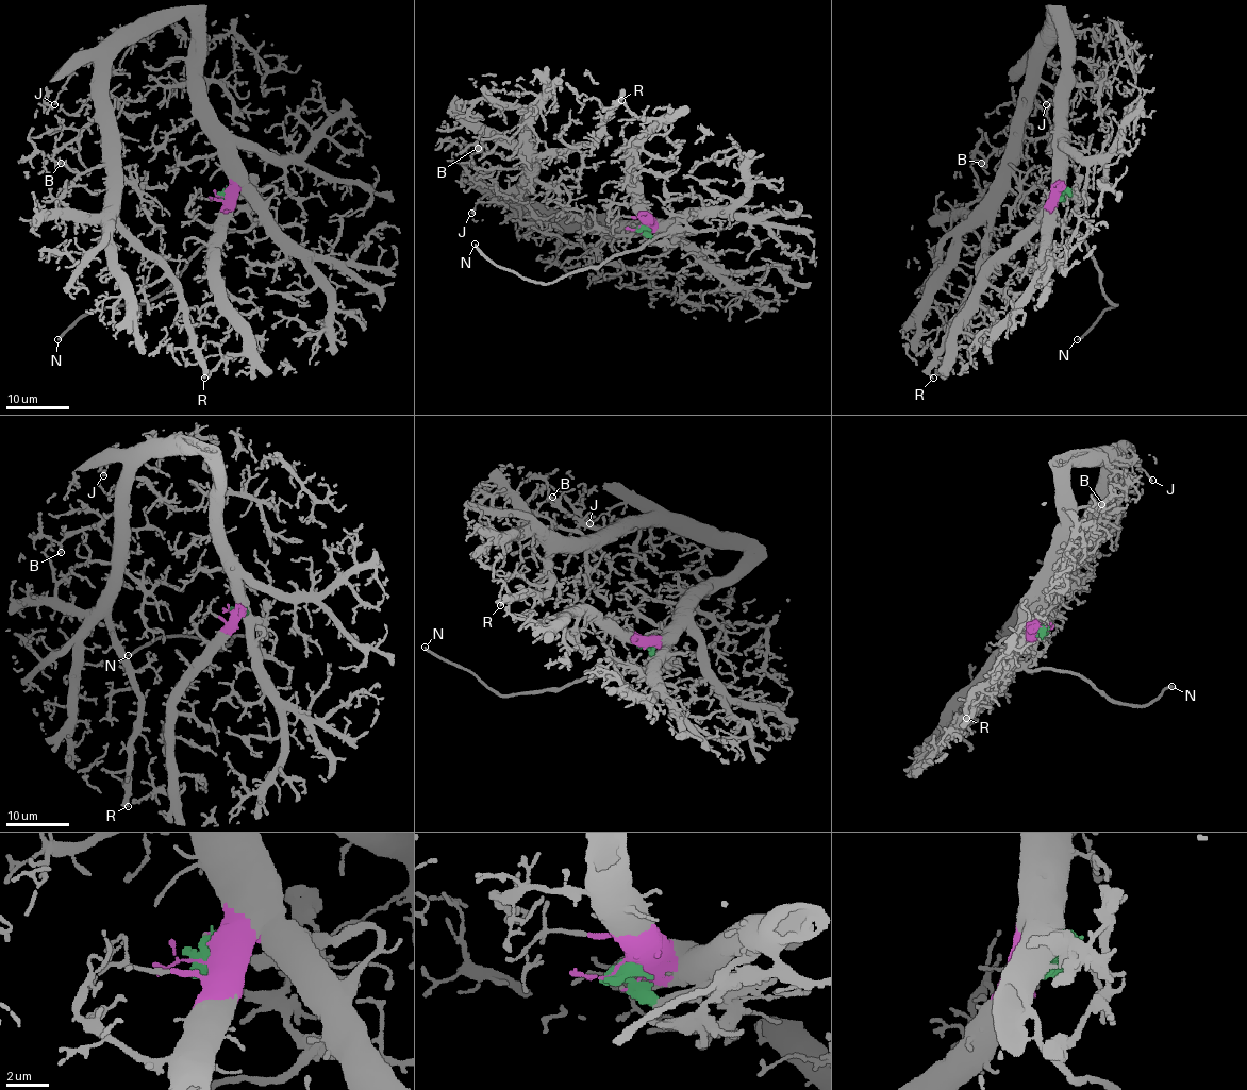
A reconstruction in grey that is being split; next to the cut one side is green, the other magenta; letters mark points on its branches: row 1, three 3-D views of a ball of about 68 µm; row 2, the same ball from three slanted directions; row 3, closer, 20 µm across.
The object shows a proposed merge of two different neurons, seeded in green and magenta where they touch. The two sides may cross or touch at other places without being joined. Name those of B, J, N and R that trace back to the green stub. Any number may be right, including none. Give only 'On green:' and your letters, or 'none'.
On green: N

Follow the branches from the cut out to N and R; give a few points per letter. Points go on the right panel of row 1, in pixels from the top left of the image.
N: (1059, 197), (1065, 190), (1076, 203), (1068, 230), (1082, 238), (1102, 292), (1117, 305), (1078, 340)
R: (1059, 197), (1058, 16), (1058, 34), (1032, 61), (1021, 156), (970, 305), (933, 378)

